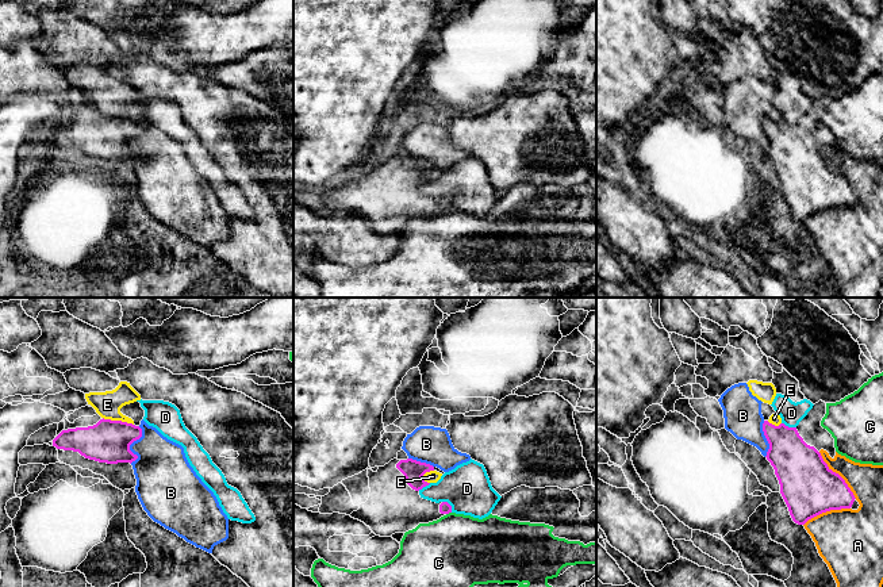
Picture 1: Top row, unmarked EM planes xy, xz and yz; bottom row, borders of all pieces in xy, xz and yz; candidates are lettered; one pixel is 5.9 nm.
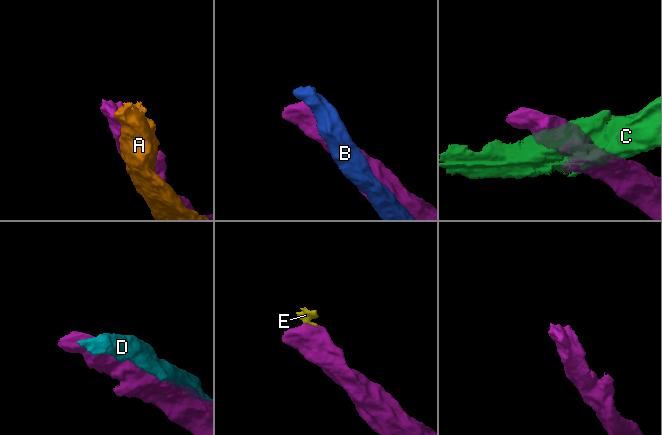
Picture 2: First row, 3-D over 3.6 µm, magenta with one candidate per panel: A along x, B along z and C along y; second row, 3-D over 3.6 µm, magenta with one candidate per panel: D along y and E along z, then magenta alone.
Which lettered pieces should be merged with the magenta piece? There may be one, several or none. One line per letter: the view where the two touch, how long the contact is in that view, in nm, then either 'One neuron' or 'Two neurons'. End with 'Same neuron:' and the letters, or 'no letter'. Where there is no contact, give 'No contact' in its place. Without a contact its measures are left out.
A: Touches magenta in yz. Shared border 360 nm. Two neurons
B: Touches magenta in xy. Shared border 240 nm. Two neurons
C: Touches magenta in xz. Shared border 40 nm. Two neurons
D: Touches magenta in xz. Shared border 90 nm. Two neurons
E: Touches magenta in xy. Shared border 190 nm. Two neurons
Same neuron: no letter

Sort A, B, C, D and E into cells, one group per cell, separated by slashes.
A / B E / C / D

